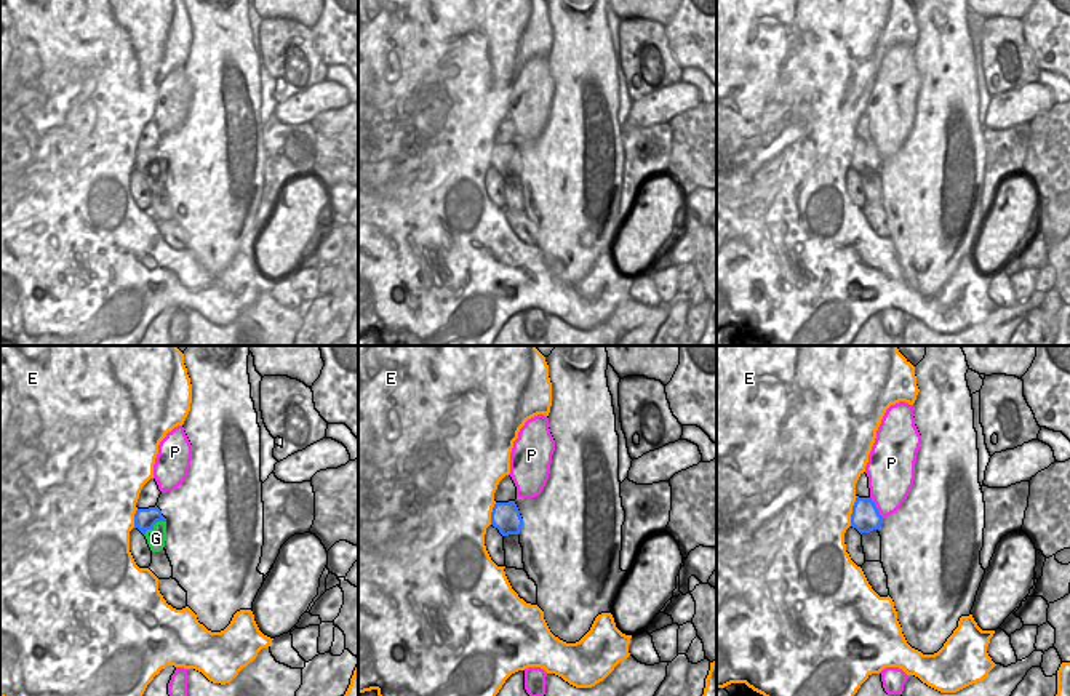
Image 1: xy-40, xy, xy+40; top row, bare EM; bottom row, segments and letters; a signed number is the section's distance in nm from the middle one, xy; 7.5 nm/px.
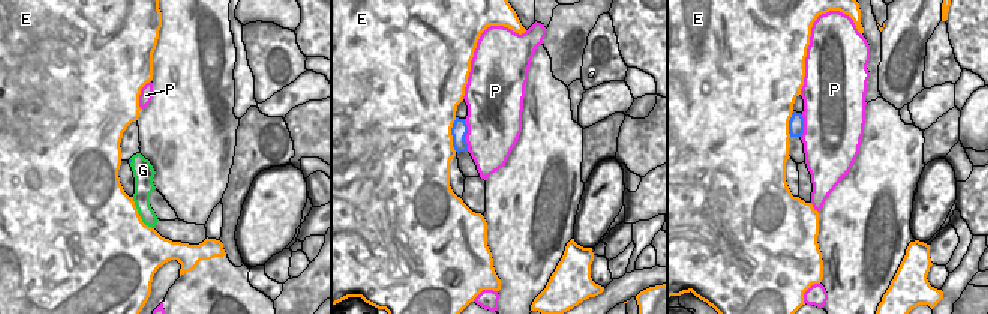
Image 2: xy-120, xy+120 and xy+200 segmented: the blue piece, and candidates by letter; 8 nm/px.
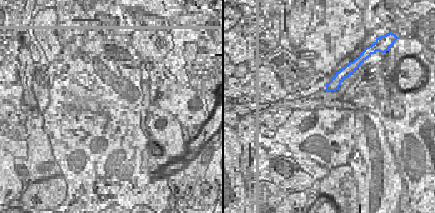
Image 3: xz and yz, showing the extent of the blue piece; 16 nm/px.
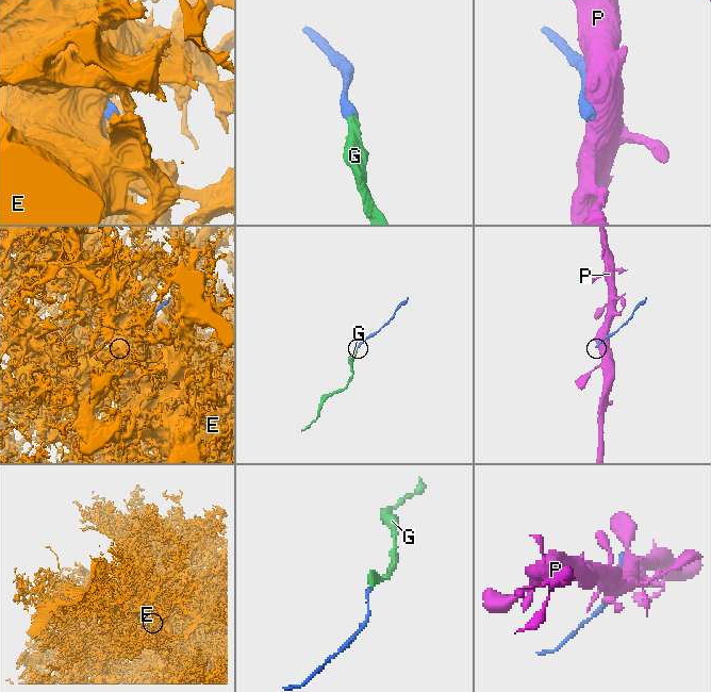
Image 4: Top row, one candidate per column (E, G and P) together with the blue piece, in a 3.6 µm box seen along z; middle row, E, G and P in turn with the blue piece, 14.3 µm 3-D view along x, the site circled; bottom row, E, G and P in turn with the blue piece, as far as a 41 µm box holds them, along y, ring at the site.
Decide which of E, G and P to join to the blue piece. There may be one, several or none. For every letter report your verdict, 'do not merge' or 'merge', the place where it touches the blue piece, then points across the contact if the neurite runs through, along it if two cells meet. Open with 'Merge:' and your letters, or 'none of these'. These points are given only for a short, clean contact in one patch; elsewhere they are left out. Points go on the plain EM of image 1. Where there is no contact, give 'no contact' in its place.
Merge: G
E: do not merge; meets blue in xy+40 at (853, 152)
G: merge; meets blue in xy-40 at (154, 165); runs through xy-40 (144, 160), (154, 165), (155, 180)
P: do not merge; meets blue in xy+40 at (875, 149)

